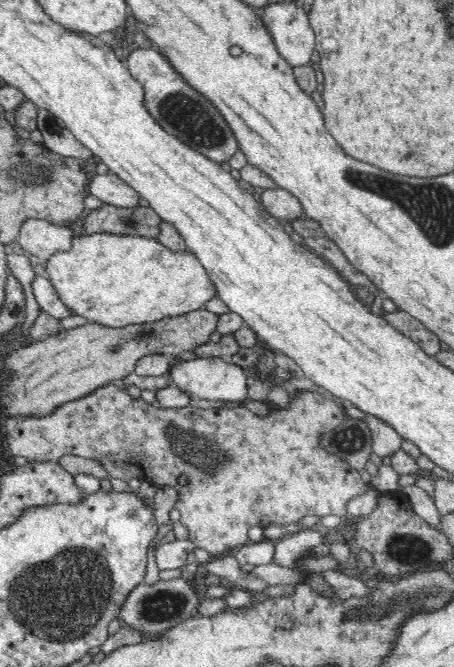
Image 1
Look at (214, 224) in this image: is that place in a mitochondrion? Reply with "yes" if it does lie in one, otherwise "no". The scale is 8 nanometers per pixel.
no

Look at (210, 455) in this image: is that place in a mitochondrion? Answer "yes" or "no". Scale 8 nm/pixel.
yes

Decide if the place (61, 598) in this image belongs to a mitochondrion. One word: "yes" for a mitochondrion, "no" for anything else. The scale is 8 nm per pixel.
yes

